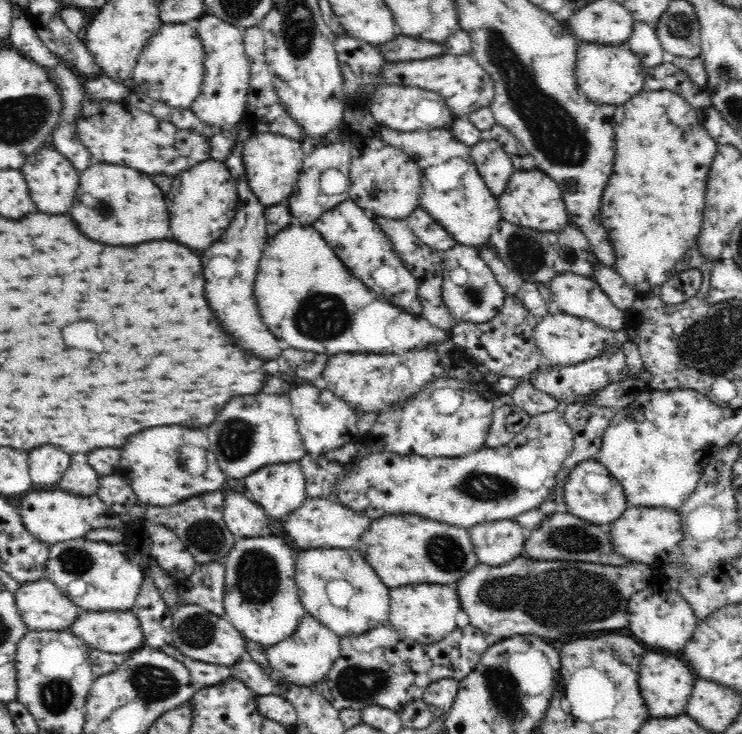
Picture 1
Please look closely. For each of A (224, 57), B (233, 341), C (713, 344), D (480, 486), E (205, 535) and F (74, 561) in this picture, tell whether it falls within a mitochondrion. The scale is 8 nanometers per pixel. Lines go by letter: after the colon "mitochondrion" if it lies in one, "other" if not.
A: other
B: other
C: mitochondrion
D: mitochondrion
E: mitochondrion
F: mitochondrion

